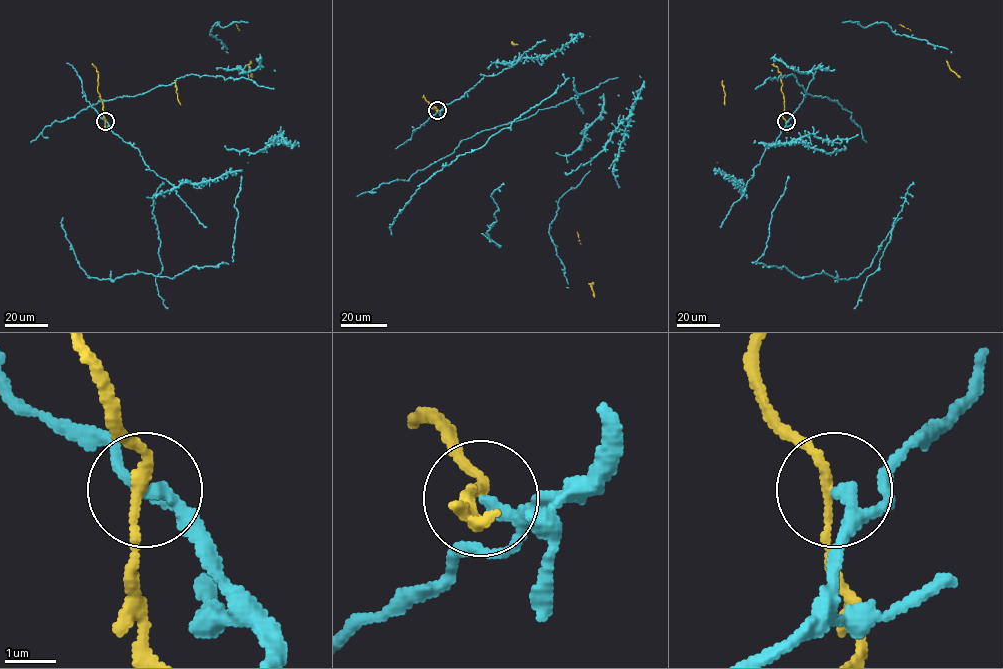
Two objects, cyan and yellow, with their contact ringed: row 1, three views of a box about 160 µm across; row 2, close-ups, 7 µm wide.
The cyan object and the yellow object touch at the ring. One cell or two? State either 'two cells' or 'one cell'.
two cells

